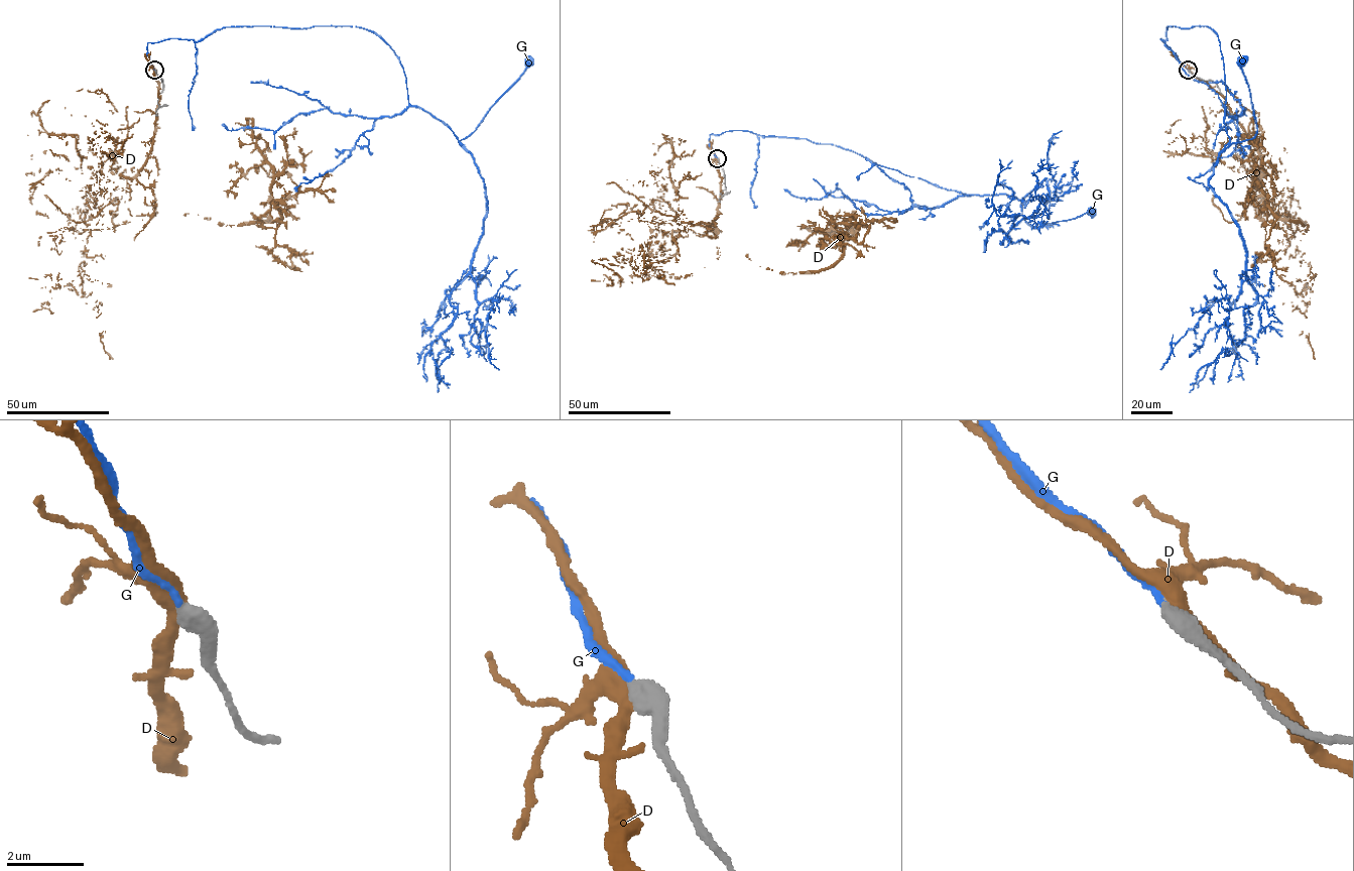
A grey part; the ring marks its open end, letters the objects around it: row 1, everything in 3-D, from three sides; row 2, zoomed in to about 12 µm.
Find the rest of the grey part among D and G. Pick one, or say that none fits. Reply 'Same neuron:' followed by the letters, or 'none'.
Same neuron: G

